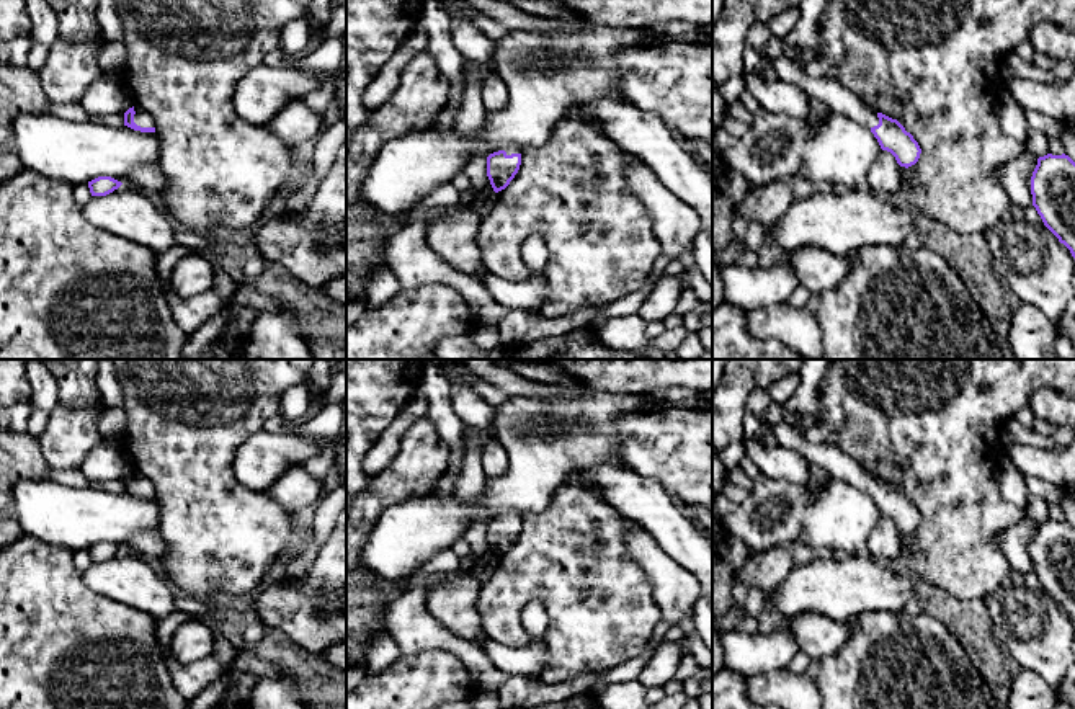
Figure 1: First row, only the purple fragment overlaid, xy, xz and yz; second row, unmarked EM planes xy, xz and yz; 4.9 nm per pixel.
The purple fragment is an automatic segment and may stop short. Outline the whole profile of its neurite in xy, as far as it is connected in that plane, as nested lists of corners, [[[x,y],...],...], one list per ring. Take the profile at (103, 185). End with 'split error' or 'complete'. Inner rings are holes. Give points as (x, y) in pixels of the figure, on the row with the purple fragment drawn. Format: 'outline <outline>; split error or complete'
outline [[[98,176],[91,181],[88,181],[88,188],[91,196],[106,196],[118,190],[123,183],[111,178],[111,176]]]; complete

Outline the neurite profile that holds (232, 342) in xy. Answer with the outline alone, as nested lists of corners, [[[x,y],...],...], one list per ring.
[[[242,325],[237,332],[227,333],[222,330],[207,346],[204,346],[201,351],[181,358],[181,359],[216,359],[212,353],[212,345],[221,343],[225,346],[227,351],[230,351],[234,356],[237,354],[237,350],[243,345],[245,338],[250,335],[252,325]]]

